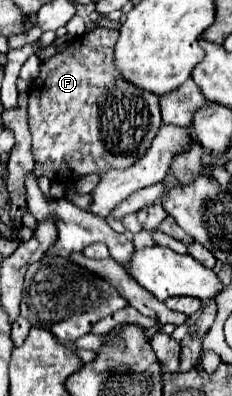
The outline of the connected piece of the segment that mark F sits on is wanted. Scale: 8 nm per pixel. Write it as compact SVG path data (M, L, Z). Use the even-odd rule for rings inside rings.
M97 28L97 30L89 32L89 34L83 34L83 36L75 38L73 44L71 44L65 52L53 56L53 58L49 58L49 60L45 60L45 62L41 64L39 76L33 80L33 84L31 84L31 94L29 94L29 130L31 130L31 136L33 136L33 146L31 146L33 158L35 158L35 168L33 168L33 172L35 172L37 178L47 176L51 182L55 182L55 180L65 180L65 178L69 178L69 176L81 178L83 174L99 174L99 176L103 176L103 174L105 174L107 170L111 170L111 168L125 170L125 168L129 168L139 156L143 156L143 152L149 148L151 140L155 138L155 134L157 134L157 130L159 130L159 126L161 126L159 96L155 96L153 92L143 92L143 88L135 88L133 84L127 84L127 80L121 80L119 72L115 72L113 48L115 48L115 44L117 44L117 38L119 38L119 32L117 32L117 30Z

